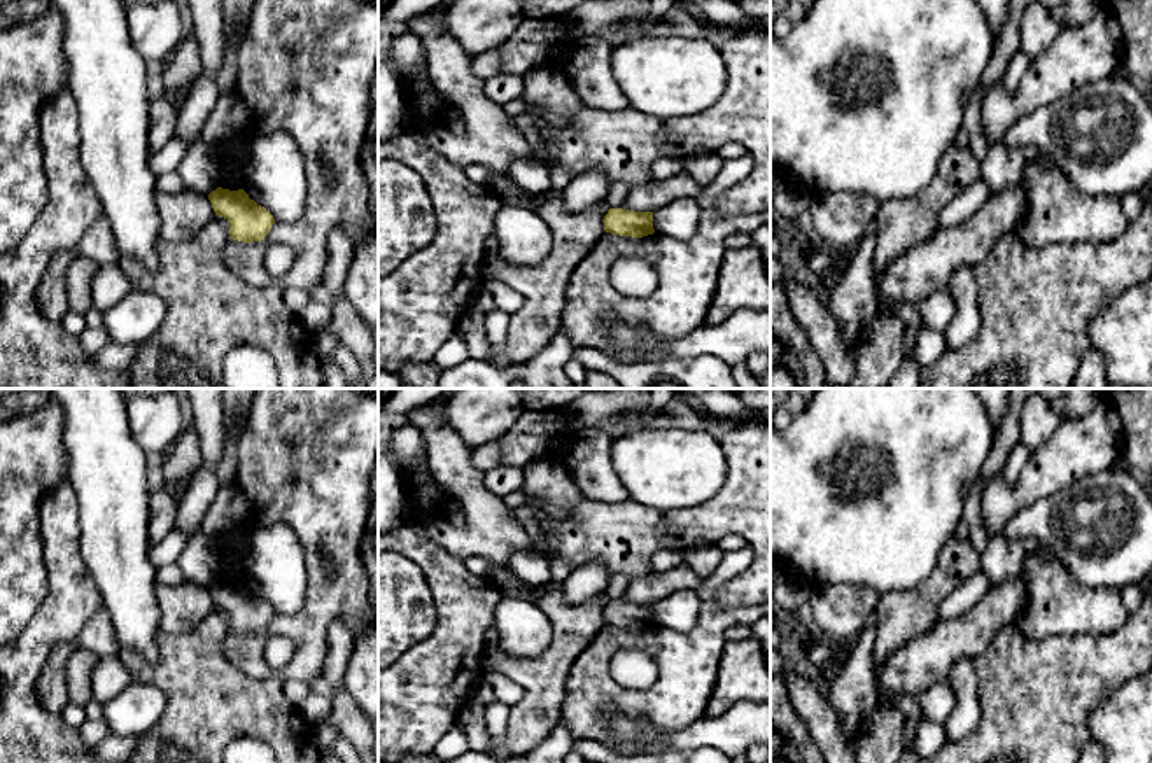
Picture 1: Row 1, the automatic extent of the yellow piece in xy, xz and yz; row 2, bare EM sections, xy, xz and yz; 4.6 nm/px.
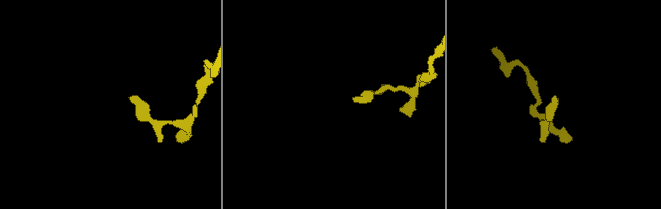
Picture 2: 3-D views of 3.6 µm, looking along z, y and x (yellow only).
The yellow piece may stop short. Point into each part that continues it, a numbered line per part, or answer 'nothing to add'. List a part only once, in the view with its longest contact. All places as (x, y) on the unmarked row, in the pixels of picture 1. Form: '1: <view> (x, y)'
nothing to add

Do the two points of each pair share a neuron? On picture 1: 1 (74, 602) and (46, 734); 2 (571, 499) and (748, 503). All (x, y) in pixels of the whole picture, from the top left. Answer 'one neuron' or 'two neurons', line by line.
1: one neuron
2: two neurons

